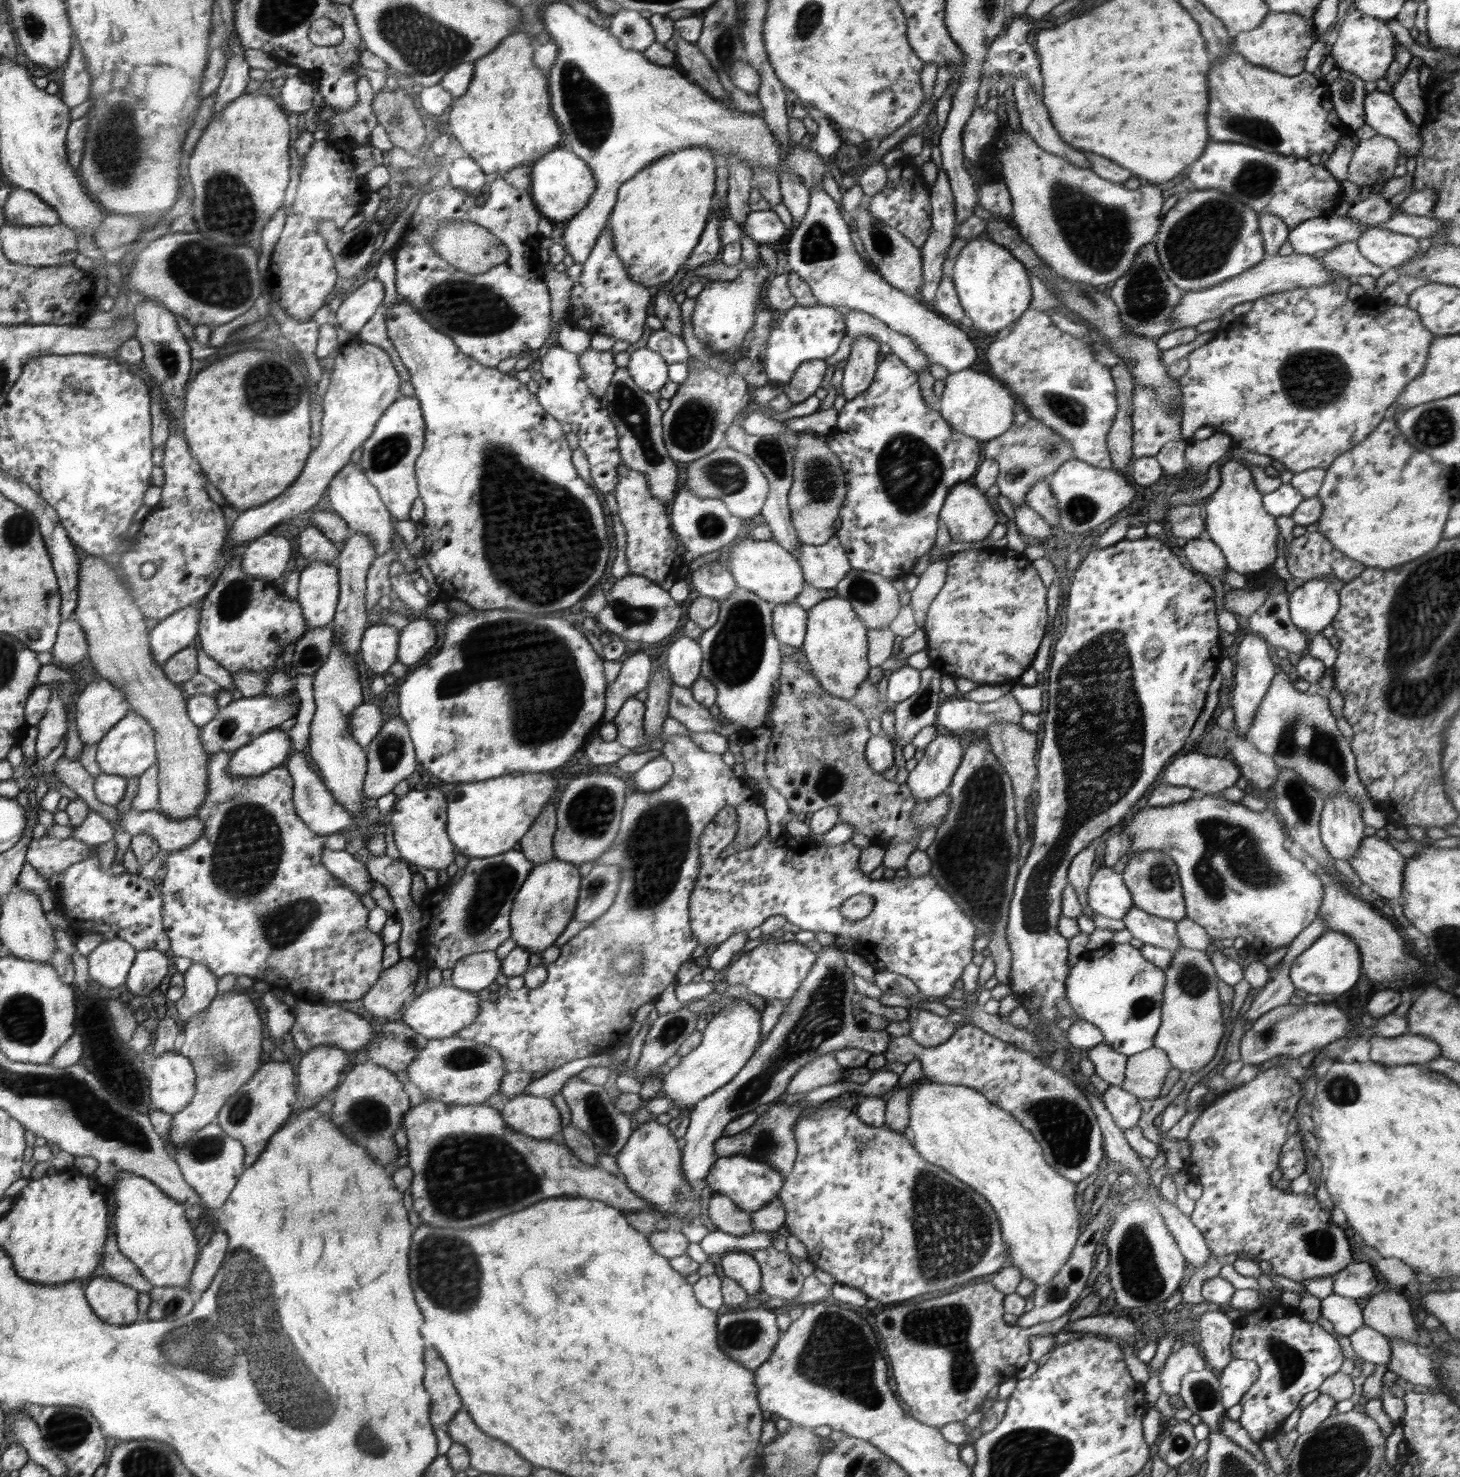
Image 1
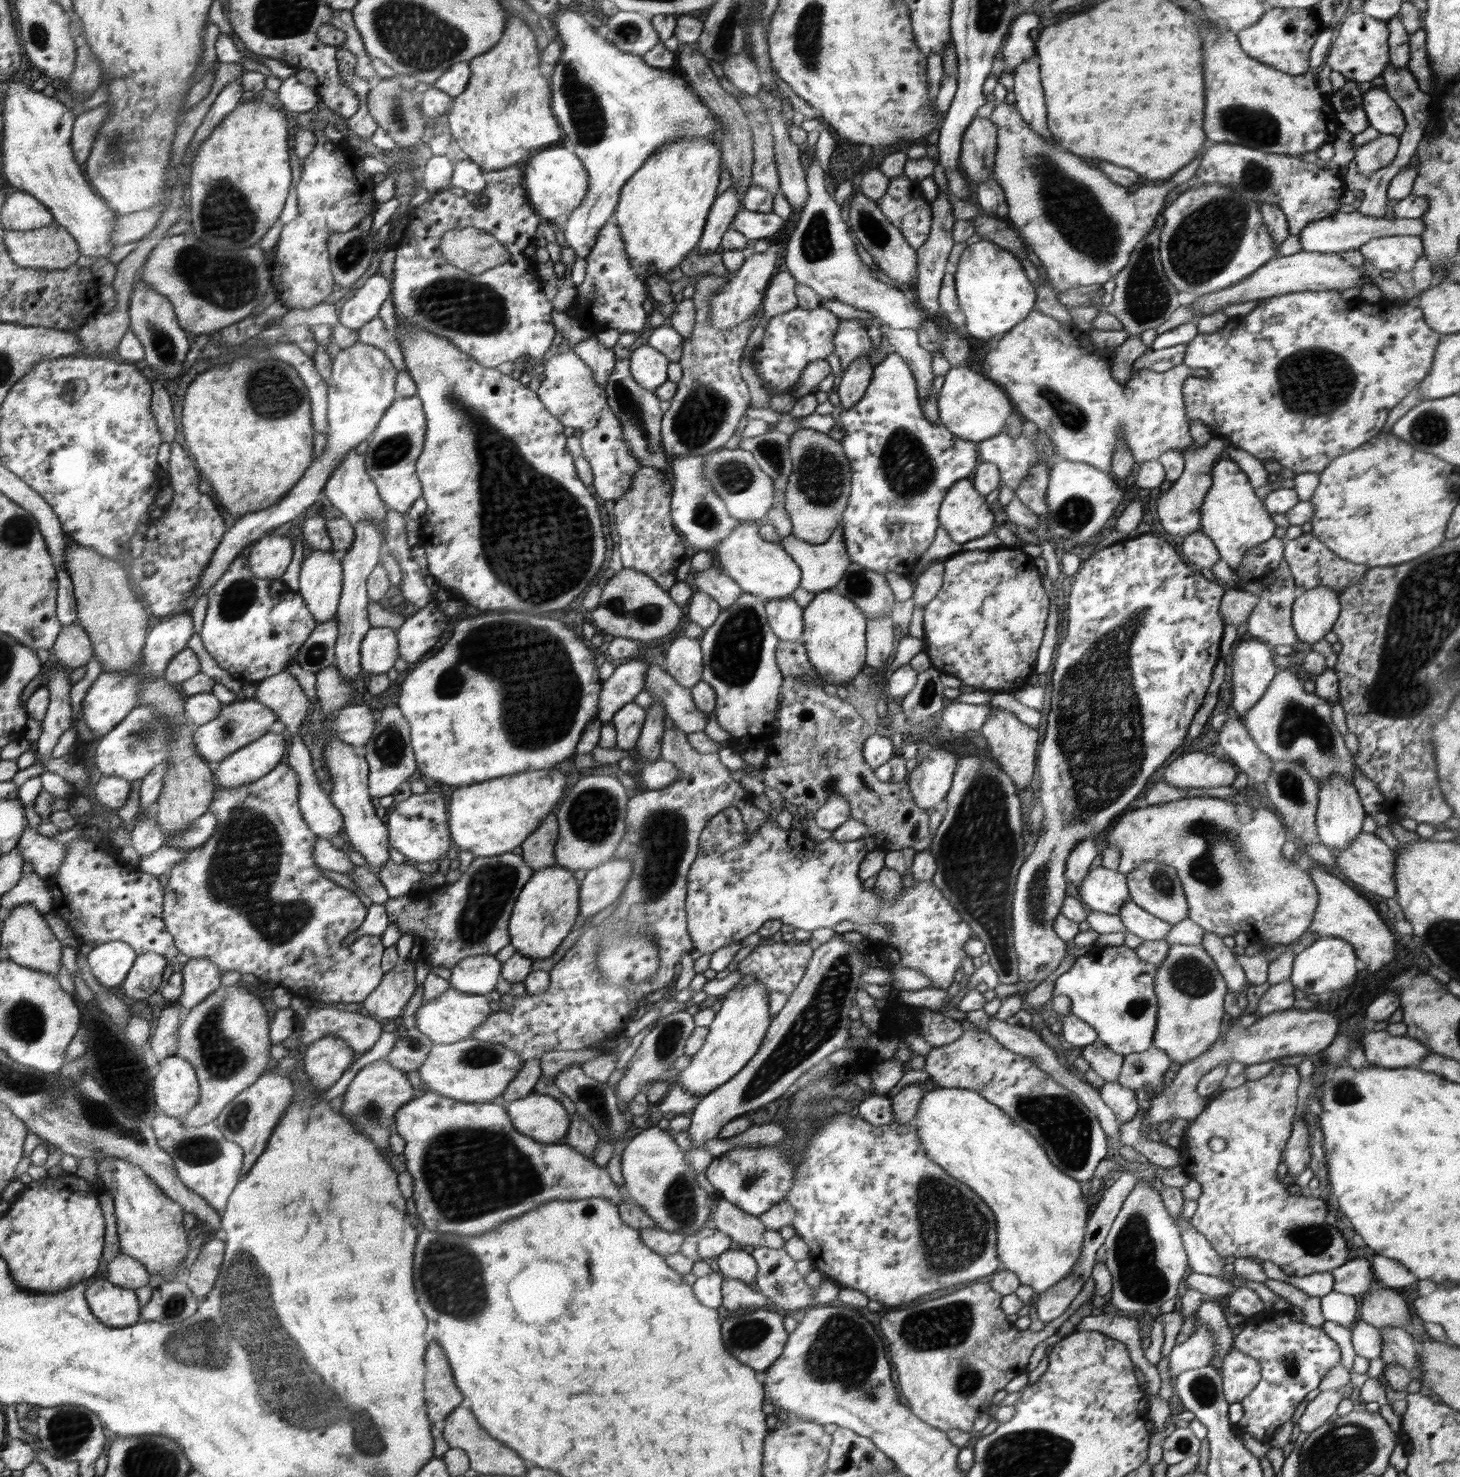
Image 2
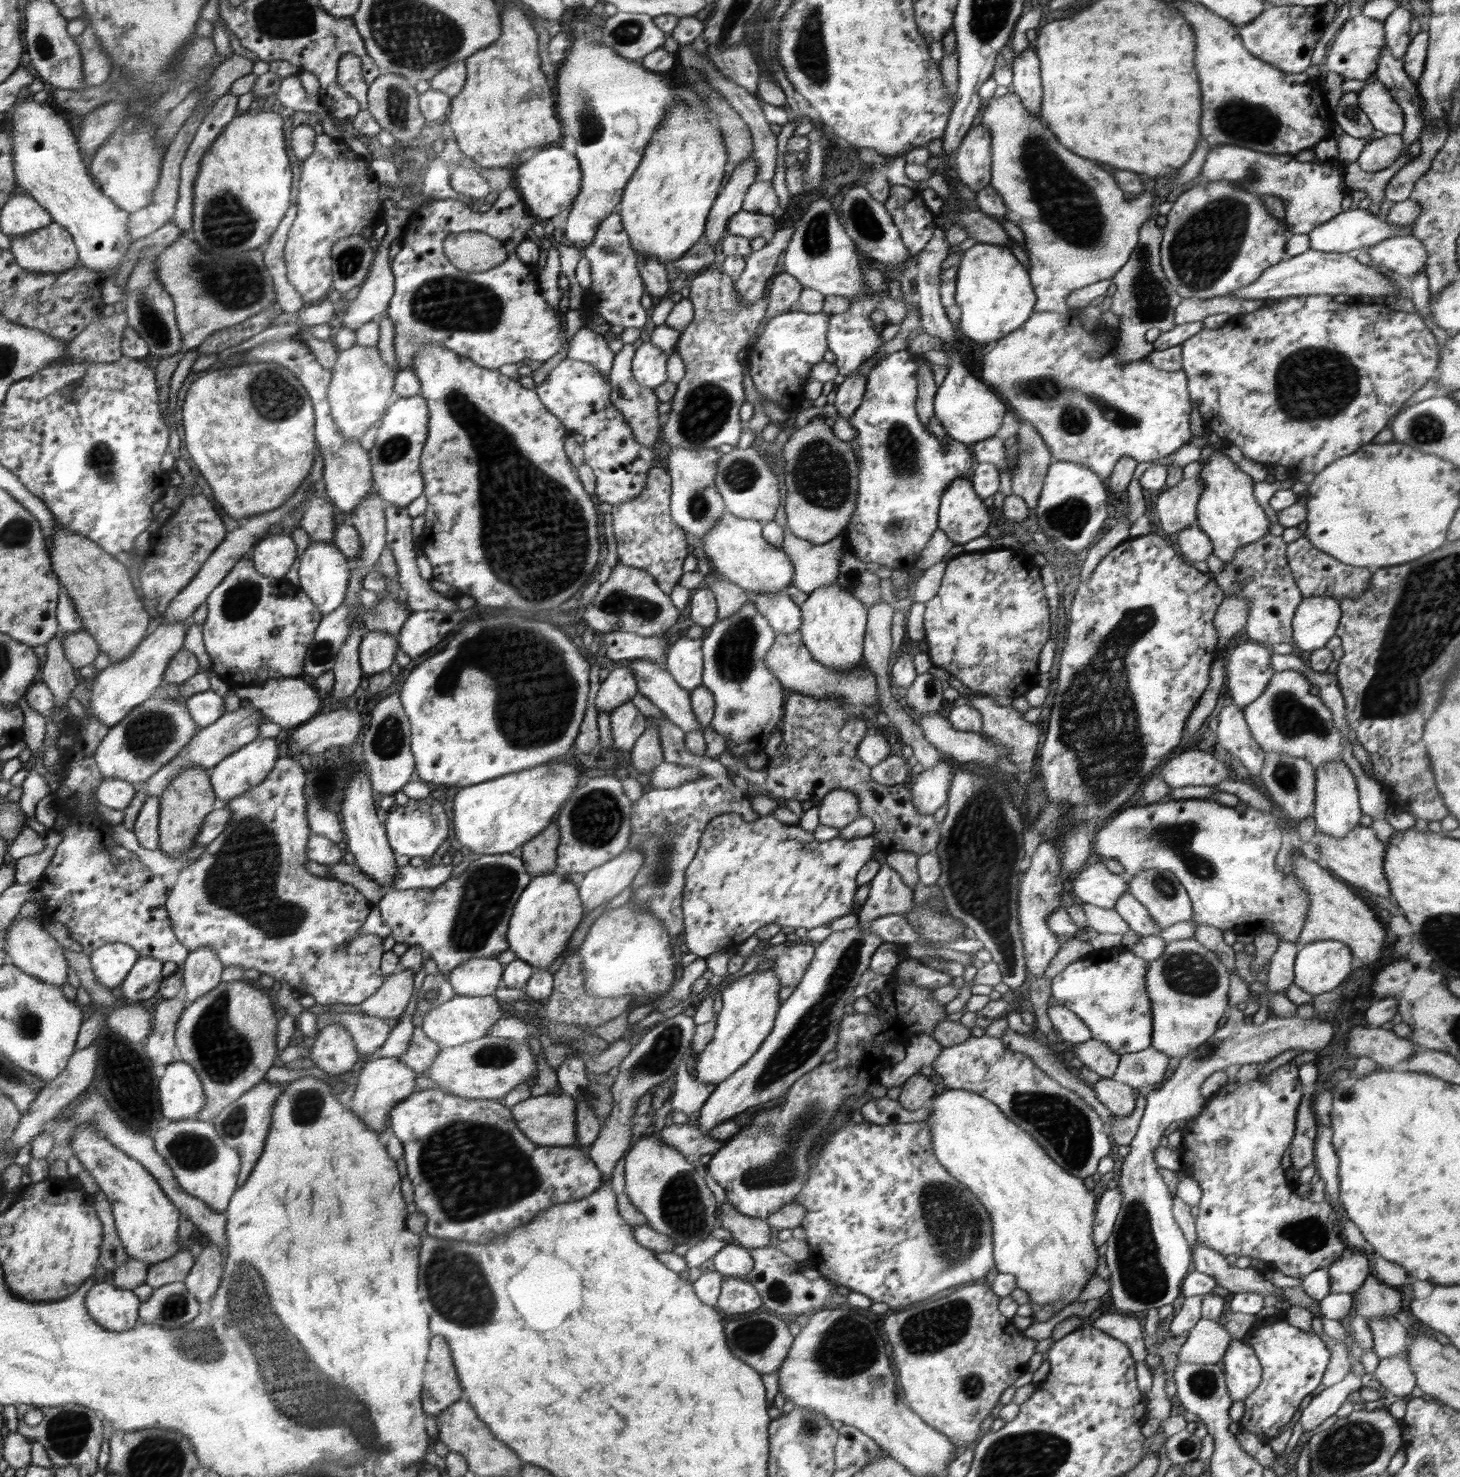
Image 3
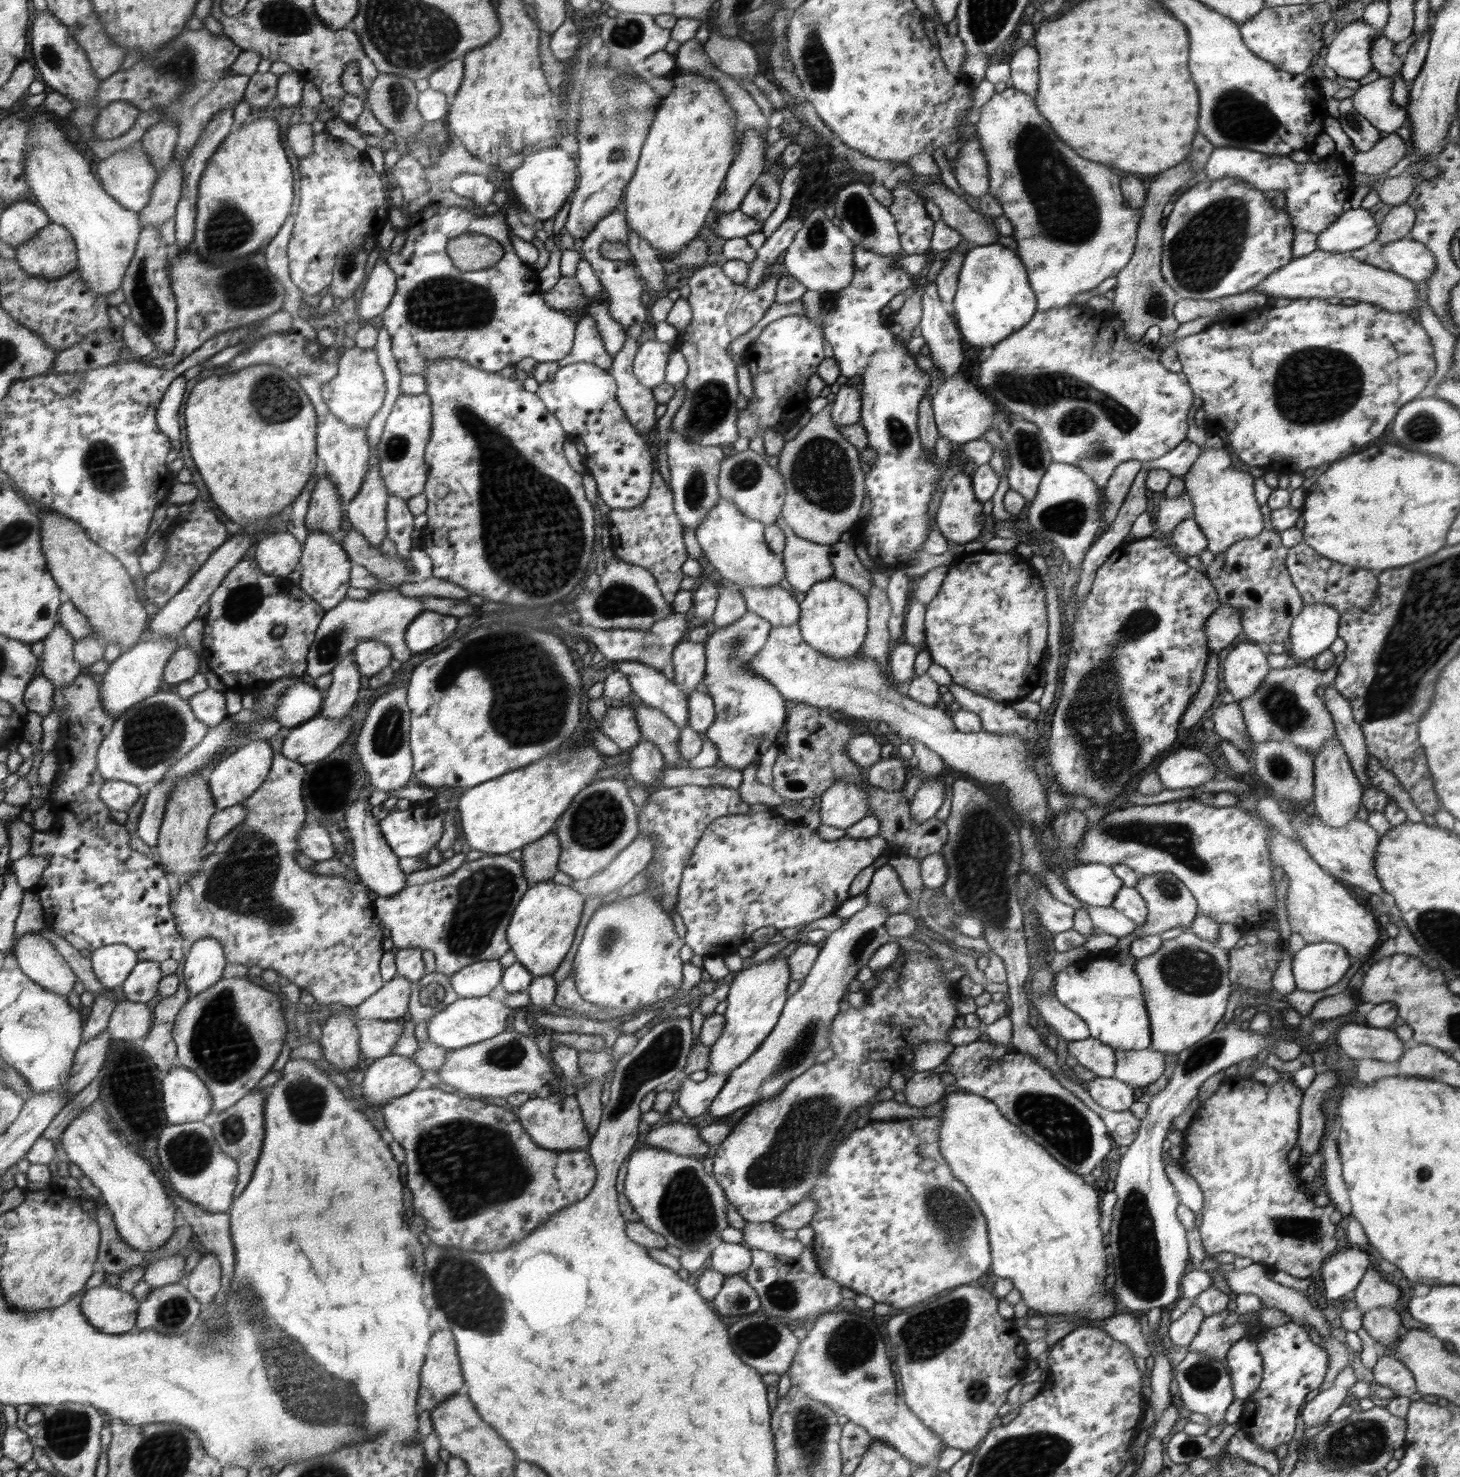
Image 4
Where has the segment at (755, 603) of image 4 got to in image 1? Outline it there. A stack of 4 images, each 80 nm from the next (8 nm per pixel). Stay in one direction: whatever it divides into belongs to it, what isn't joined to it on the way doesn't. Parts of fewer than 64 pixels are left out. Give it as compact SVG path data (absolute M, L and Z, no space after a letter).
M796 602L775 606L773 626L776 638L782 645L796 647L803 645L807 634L808 614Z

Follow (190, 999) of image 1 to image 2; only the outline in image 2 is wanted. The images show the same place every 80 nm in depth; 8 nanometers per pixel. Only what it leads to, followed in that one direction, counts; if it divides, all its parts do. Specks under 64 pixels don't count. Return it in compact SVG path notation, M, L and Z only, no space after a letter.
M190 957L181 967L183 973L183 993L178 1004L186 1013L200 1002L206 1001L222 984L219 966L208 957Z

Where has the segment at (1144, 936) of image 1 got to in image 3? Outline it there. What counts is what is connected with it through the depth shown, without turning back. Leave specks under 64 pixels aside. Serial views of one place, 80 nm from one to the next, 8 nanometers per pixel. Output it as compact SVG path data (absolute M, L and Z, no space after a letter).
M1126 892L1118 898L1113 908L1140 936L1150 936L1162 932L1155 924L1147 908L1132 893Z

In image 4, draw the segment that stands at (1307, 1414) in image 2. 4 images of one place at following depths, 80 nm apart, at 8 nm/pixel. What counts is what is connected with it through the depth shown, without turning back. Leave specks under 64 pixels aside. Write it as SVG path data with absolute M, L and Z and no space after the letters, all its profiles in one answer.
M1350 1364L1345 1366L1340 1370L1336 1380L1328 1390L1320 1391L1310 1402L1306 1403L1300 1418L1304 1420L1304 1424L1308 1428L1324 1424L1328 1417L1342 1406L1349 1388L1358 1381L1354 1373Z

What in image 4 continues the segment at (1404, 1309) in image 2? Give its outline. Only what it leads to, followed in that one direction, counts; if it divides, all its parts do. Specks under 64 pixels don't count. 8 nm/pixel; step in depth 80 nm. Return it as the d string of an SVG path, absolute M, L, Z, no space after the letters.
M1372 1264L1367 1268L1354 1294L1354 1305L1362 1312L1380 1307L1392 1308L1400 1298L1400 1290L1392 1282L1387 1281Z

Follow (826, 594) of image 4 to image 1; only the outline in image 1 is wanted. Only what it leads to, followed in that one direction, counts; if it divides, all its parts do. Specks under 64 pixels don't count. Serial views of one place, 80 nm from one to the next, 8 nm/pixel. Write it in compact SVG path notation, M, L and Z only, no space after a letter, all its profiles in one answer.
M836 595L810 608L807 634L802 648L812 674L819 679L820 686L828 693L849 700L857 693L859 684L866 680L872 668L866 660L869 643L866 640L866 623L855 613L846 598Z

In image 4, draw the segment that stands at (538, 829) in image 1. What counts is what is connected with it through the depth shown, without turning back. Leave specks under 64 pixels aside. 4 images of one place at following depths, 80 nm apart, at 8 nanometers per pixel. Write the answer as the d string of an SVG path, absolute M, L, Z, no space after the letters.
M547 834L532 845L525 846L520 862L523 862L523 874L530 885L553 878L557 872L560 851L556 834Z

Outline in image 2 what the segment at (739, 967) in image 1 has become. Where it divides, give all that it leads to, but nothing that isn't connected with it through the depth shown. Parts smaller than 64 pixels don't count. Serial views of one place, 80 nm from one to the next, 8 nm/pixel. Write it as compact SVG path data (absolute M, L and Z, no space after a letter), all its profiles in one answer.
M786 938L774 944L757 946L738 963L736 970L756 976L756 983L761 982L767 988L769 994L771 992L783 992L790 996L793 990L798 988L804 973L807 972L811 958L812 948L810 948L810 943L793 942L790 938Z

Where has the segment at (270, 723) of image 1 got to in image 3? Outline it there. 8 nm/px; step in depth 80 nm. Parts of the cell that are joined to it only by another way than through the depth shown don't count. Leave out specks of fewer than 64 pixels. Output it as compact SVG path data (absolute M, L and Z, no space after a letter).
M251 704L248 707L240 706L234 711L225 711L225 713L216 722L210 726L200 727L197 735L178 753L170 762L167 762L158 773L153 774L150 780L146 781L147 796L160 796L167 784L173 778L176 778L181 772L187 768L195 766L206 766L208 768L215 767L221 760L224 760L228 755L236 752L239 748L246 746L249 742L258 738L258 728L262 722L262 711L254 708Z

